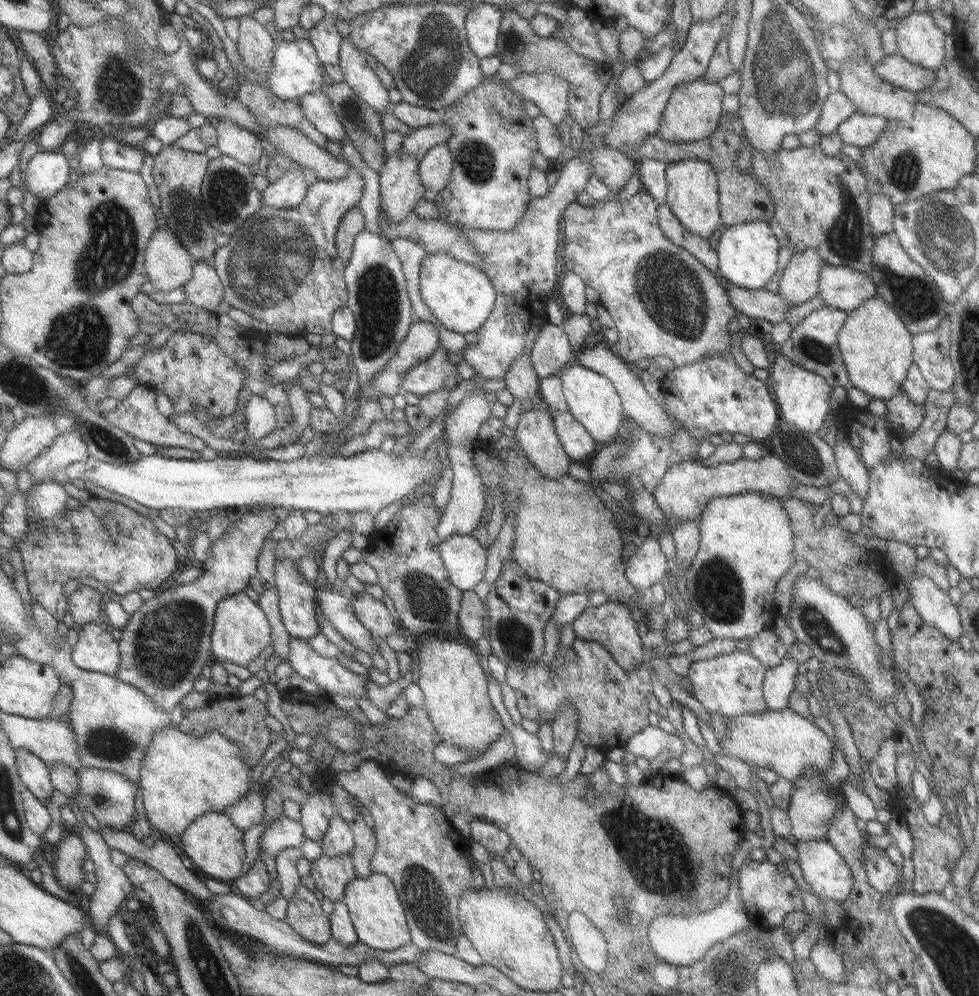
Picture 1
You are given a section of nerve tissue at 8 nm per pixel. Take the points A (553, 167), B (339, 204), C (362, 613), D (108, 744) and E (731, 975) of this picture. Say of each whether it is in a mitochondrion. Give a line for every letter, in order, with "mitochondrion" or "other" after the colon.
A: other
B: other
C: other
D: mitochondrion
E: mitochondrion

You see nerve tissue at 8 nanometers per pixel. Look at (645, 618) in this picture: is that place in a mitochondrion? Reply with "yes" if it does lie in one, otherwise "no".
no

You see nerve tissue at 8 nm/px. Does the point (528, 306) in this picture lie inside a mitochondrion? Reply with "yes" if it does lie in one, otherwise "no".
no

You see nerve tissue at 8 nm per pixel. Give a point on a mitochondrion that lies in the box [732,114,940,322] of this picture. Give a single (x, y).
(845, 238)

